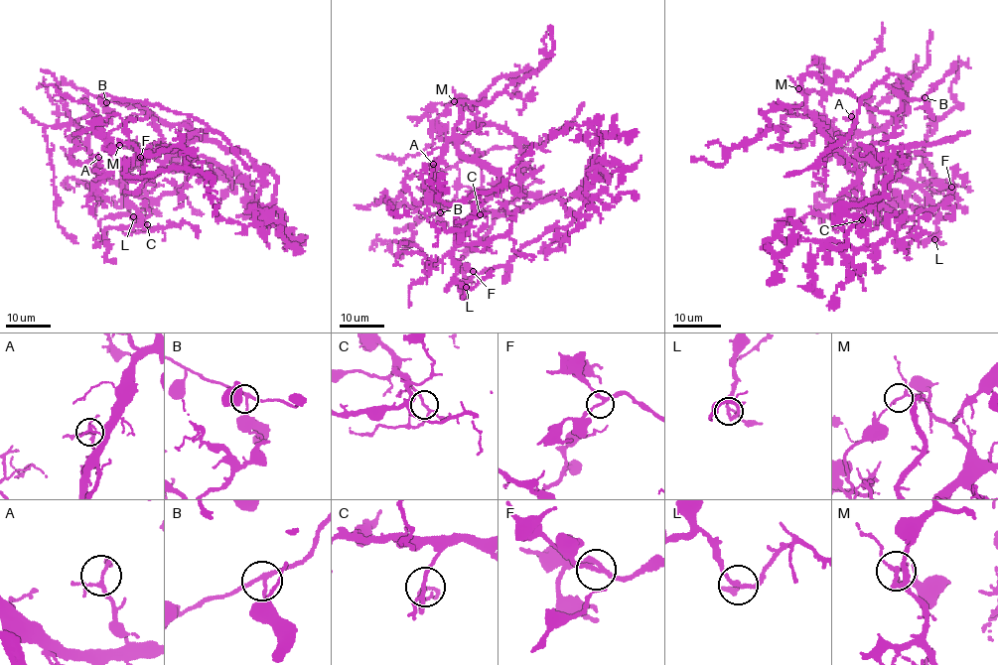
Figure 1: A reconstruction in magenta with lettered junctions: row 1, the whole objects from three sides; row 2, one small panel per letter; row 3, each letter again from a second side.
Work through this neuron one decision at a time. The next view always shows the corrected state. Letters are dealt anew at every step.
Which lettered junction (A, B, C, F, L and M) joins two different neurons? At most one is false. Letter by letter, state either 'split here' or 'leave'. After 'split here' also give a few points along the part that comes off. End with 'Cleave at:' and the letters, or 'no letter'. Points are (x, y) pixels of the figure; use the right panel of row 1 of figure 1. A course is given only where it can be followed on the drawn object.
A: leave
B: leave
C: leave
F: leave
L: leave
M: split here | (798, 88), (849, 91), (871, 109), (901, 110), (898, 93), (878, 82), (862, 97), (843, 142), (784, 178)
Cleave at: M

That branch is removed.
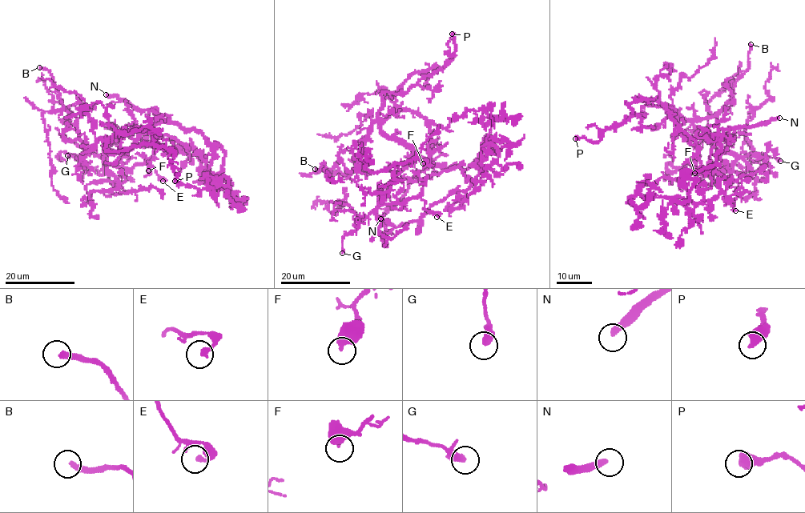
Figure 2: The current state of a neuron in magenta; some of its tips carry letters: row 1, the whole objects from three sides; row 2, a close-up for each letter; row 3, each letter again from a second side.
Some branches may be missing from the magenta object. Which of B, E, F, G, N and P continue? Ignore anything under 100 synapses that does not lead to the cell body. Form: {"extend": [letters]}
{"extend": ["N"]}

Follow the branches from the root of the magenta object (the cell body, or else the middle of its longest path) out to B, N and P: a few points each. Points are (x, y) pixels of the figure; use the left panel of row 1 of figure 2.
B: (146, 133), (122, 150), (109, 152), (102, 138), (86, 150), (77, 119), (62, 105), (53, 76), (39, 67)
N: (146, 133), (162, 118), (156, 108), (140, 110), (115, 96), (106, 94)
P: (146, 133), (122, 150), (109, 152), (101, 141), (107, 141), (108, 151), (148, 143), (174, 152), (175, 181)

